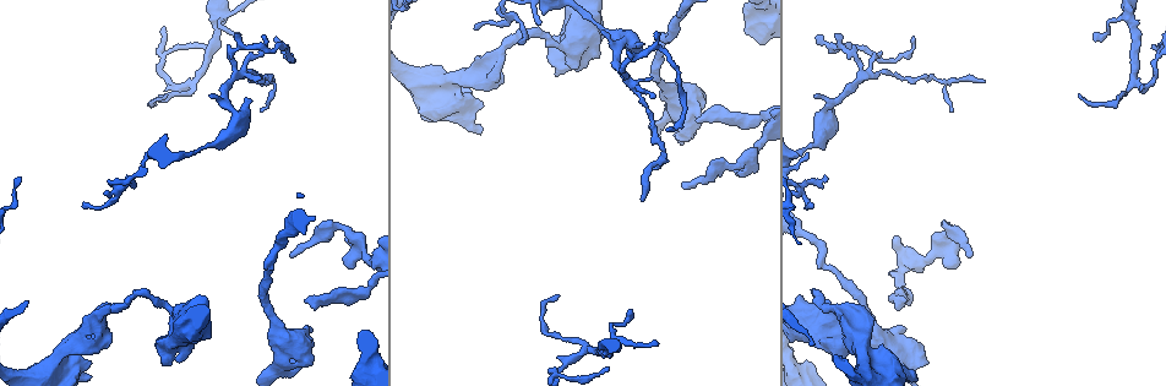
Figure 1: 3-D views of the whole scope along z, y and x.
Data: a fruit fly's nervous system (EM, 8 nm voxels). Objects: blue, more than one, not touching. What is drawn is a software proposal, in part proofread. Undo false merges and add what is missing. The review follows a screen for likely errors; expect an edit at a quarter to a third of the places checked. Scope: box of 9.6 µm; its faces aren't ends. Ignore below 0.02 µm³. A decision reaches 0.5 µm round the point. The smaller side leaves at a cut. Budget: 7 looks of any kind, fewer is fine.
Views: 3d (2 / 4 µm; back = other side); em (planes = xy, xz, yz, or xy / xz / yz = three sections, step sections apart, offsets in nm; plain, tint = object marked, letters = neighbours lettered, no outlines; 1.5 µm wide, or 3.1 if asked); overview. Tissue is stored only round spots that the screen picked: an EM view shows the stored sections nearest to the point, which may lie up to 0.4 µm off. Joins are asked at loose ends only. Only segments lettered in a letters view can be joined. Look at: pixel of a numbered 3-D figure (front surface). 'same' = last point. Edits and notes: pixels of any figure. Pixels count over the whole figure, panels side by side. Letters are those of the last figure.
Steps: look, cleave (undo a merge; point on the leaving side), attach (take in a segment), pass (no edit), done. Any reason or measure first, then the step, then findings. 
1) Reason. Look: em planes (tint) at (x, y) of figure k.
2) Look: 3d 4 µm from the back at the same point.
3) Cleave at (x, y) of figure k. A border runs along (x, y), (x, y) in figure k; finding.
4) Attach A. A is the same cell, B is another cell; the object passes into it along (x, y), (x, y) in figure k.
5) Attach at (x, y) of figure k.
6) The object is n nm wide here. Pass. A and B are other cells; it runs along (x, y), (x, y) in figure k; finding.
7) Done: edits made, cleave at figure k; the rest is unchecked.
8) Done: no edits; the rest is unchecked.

Free end. Look: 3d 4 µm from the back at (966, 256) of figure 1.

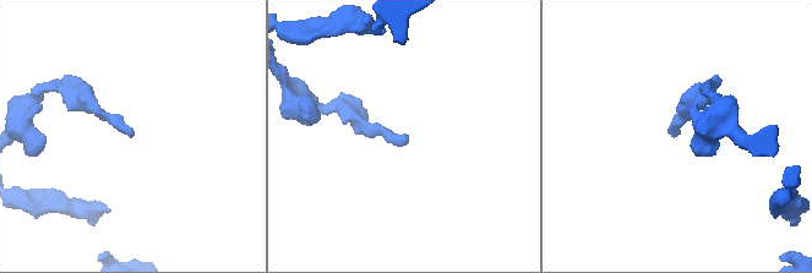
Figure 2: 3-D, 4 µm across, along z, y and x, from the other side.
Shape alone is not enough. Look: em planes (letters) at (132, 132) of figure 2.

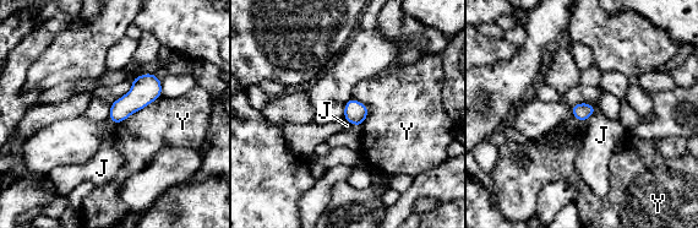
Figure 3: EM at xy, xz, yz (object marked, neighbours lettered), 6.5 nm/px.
Pass. J and Y are other cells; a border runs along (595, 110), (583, 121) in figure 3; none of them fits.

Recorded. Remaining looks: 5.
Free end. Look: 3d 2 µm at (304, 300) of figure 1.

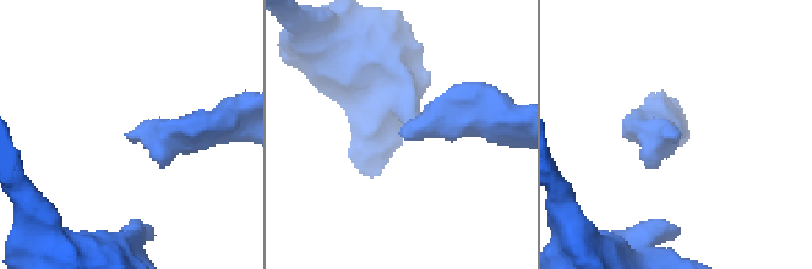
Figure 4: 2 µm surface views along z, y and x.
Look: em planes (letters) at (403, 137) of figure 4.

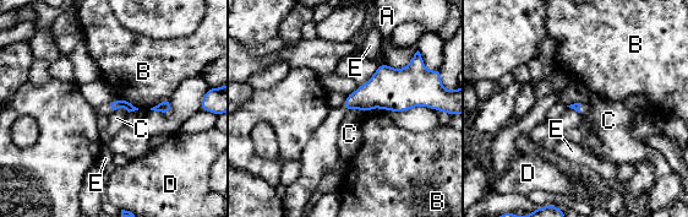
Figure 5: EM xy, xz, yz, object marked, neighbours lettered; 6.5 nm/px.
The longest contact is with A, 200 nm. Pass. A, B, C, D and E are other cells; none of them fits.

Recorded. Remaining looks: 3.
Tapers out. Look: 3d 2 µm at (247, 81) of figure 1.

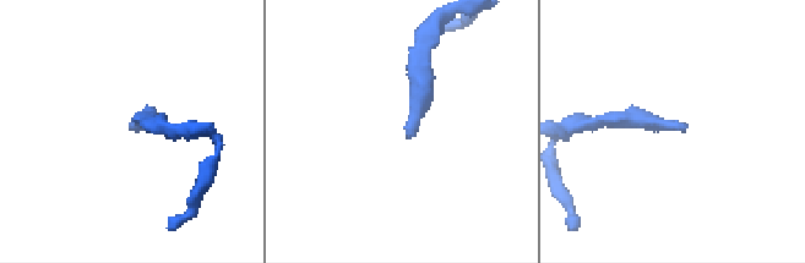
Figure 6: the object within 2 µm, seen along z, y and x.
Look: em xy step 4 (letters) at (684, 132) of figure 6.

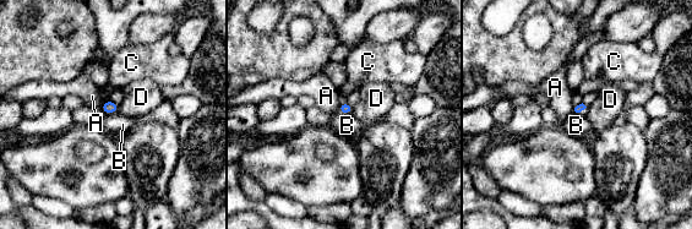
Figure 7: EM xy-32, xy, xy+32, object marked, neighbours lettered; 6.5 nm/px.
Pass. A, B, C and D are other cells; a border runs along (118, 110), (105, 114) in figure 7; no lettered segment goes on from it.

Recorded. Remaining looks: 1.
Done: no edits; the rest is unchecked.

